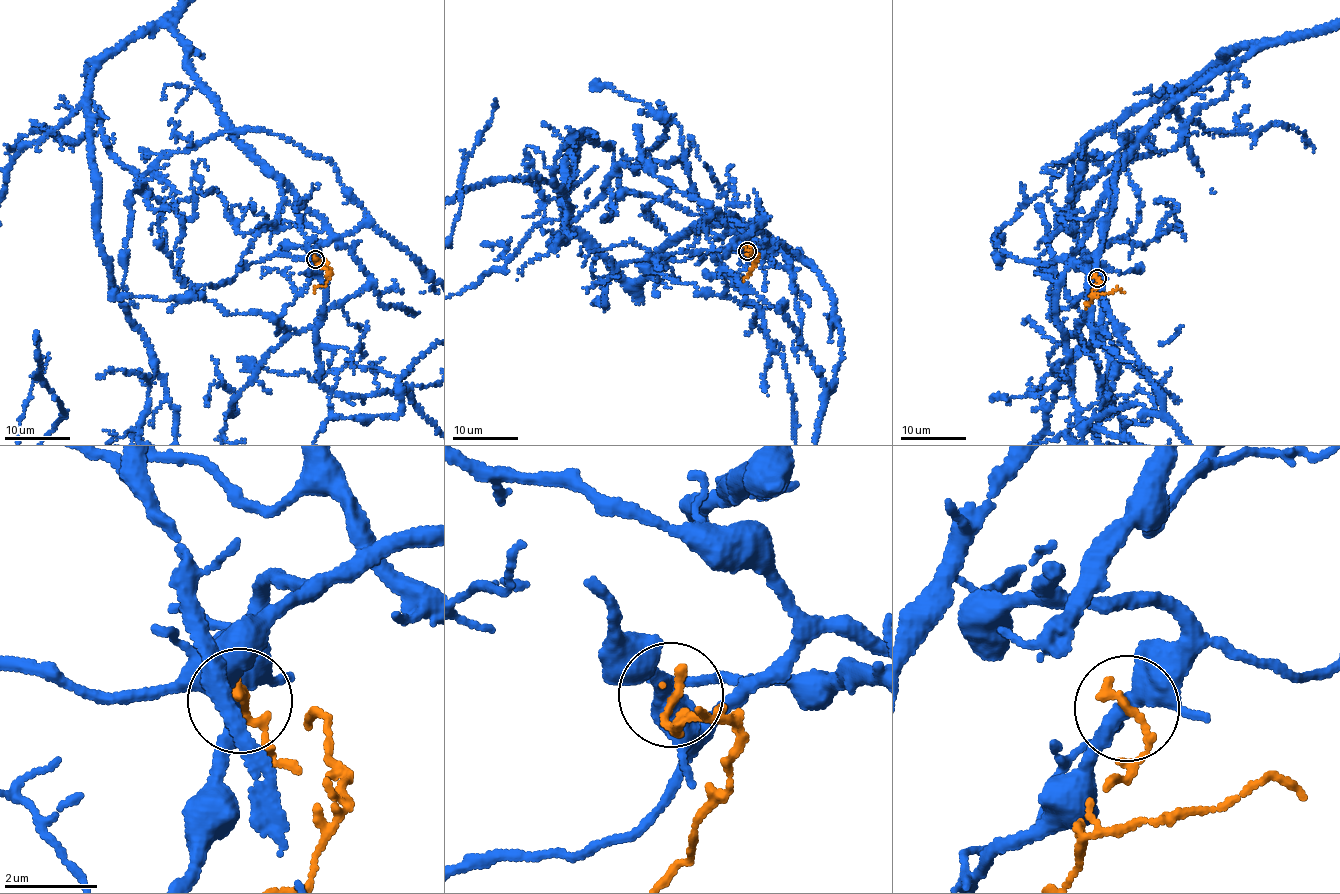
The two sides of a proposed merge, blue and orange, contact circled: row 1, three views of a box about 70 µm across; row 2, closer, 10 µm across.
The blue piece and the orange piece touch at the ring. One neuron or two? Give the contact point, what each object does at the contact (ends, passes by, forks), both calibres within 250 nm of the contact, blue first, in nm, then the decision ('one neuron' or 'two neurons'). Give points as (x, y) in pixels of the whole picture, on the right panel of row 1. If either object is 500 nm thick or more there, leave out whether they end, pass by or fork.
(1097, 278) | blue passes by | orange ends | 440/220 nm | two neurons

